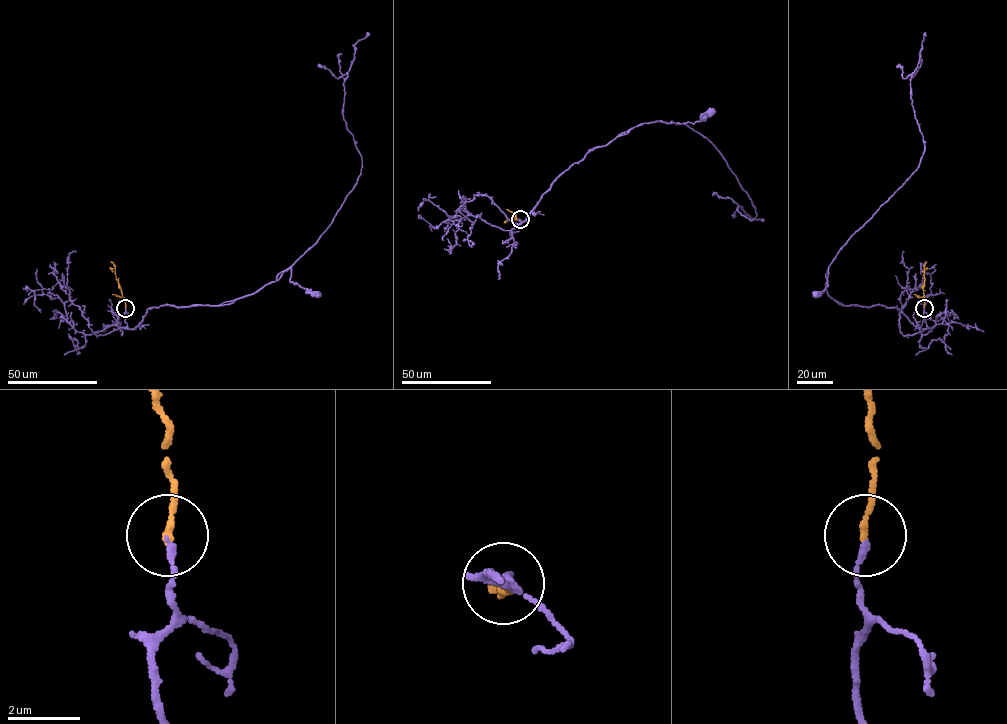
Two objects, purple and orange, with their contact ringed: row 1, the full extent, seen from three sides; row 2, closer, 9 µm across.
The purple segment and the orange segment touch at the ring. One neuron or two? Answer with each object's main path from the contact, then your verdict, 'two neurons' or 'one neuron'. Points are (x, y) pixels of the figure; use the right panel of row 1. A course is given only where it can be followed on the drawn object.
purple runs (924, 308), (926, 328), (919, 329), (899, 309), (841, 305), (827, 292), (828, 268), (828, 285), (816, 294); orange runs (924, 308), (926, 261); one neuron

